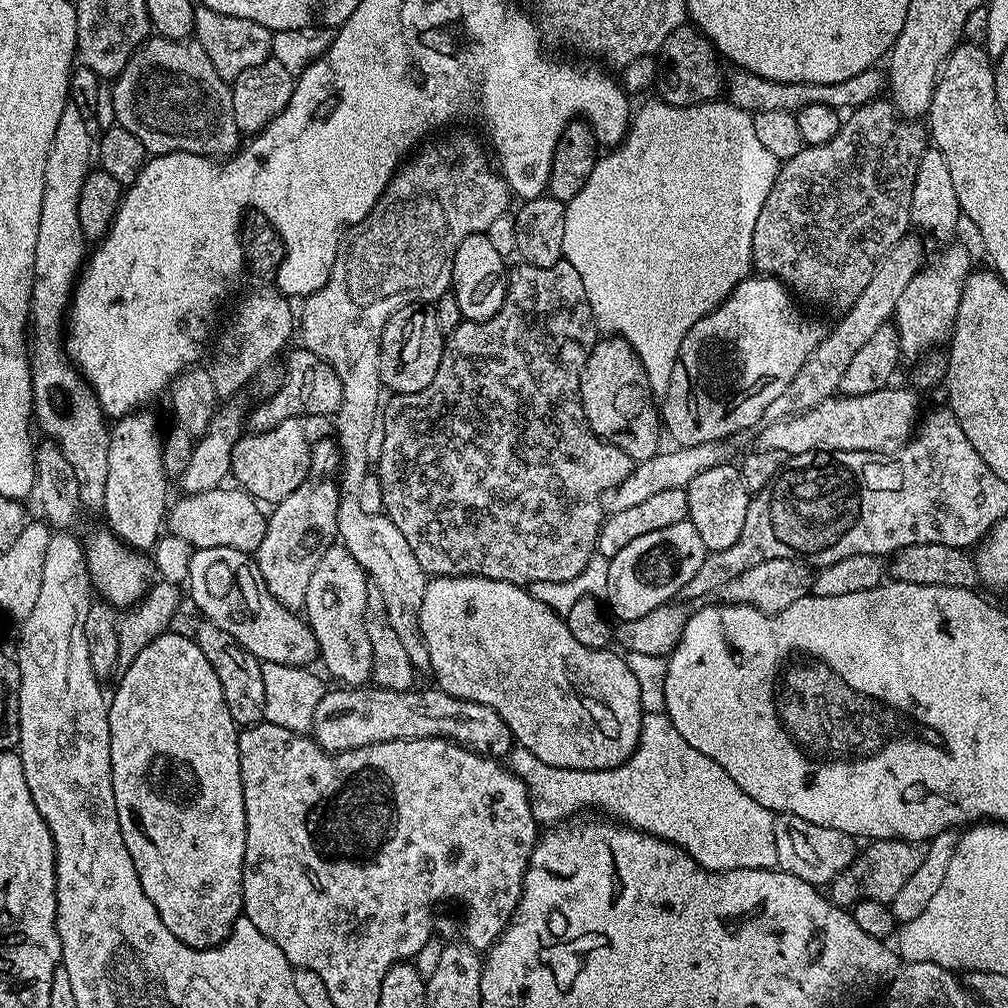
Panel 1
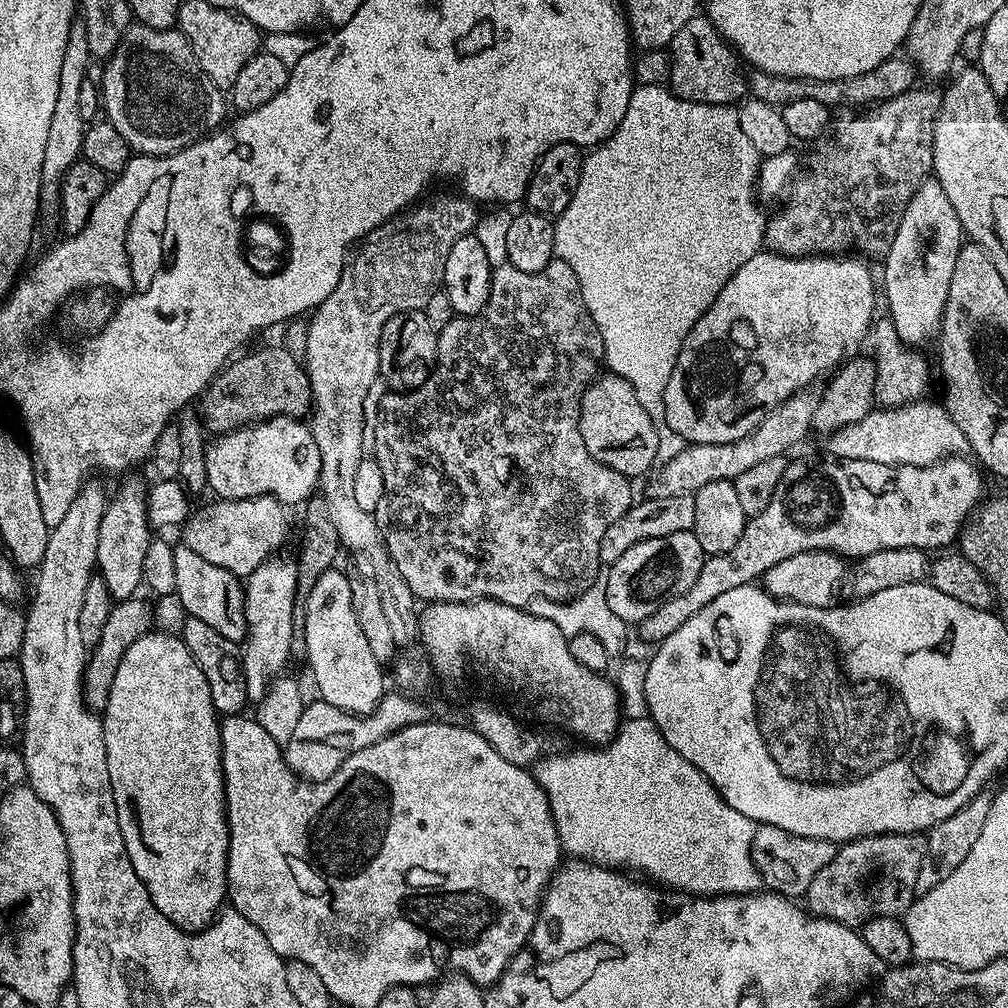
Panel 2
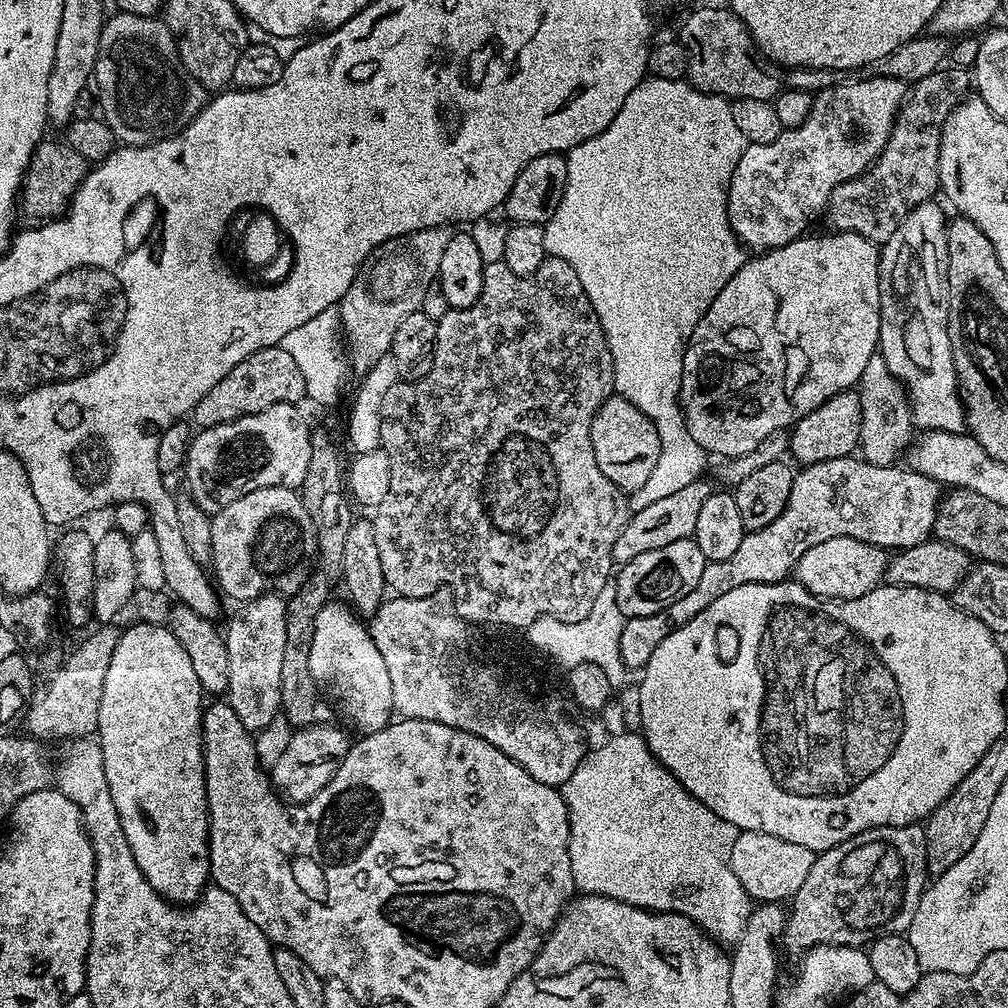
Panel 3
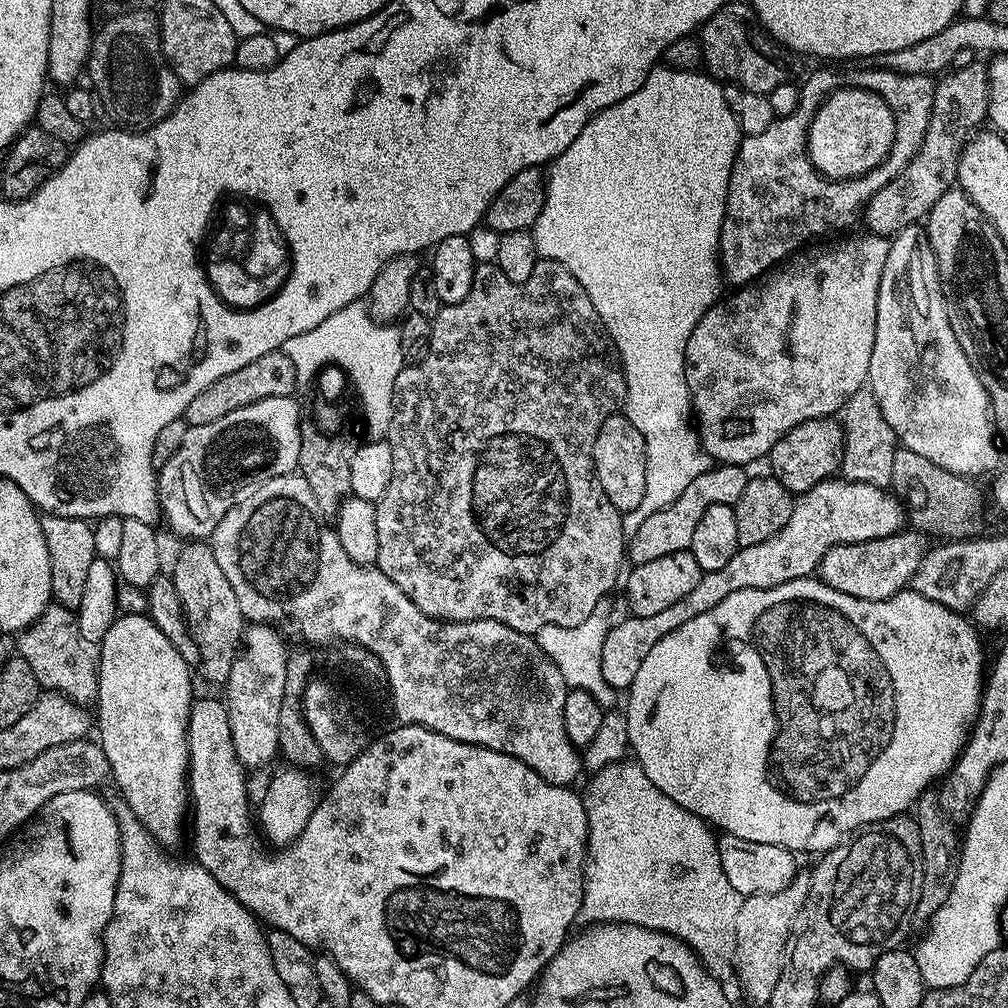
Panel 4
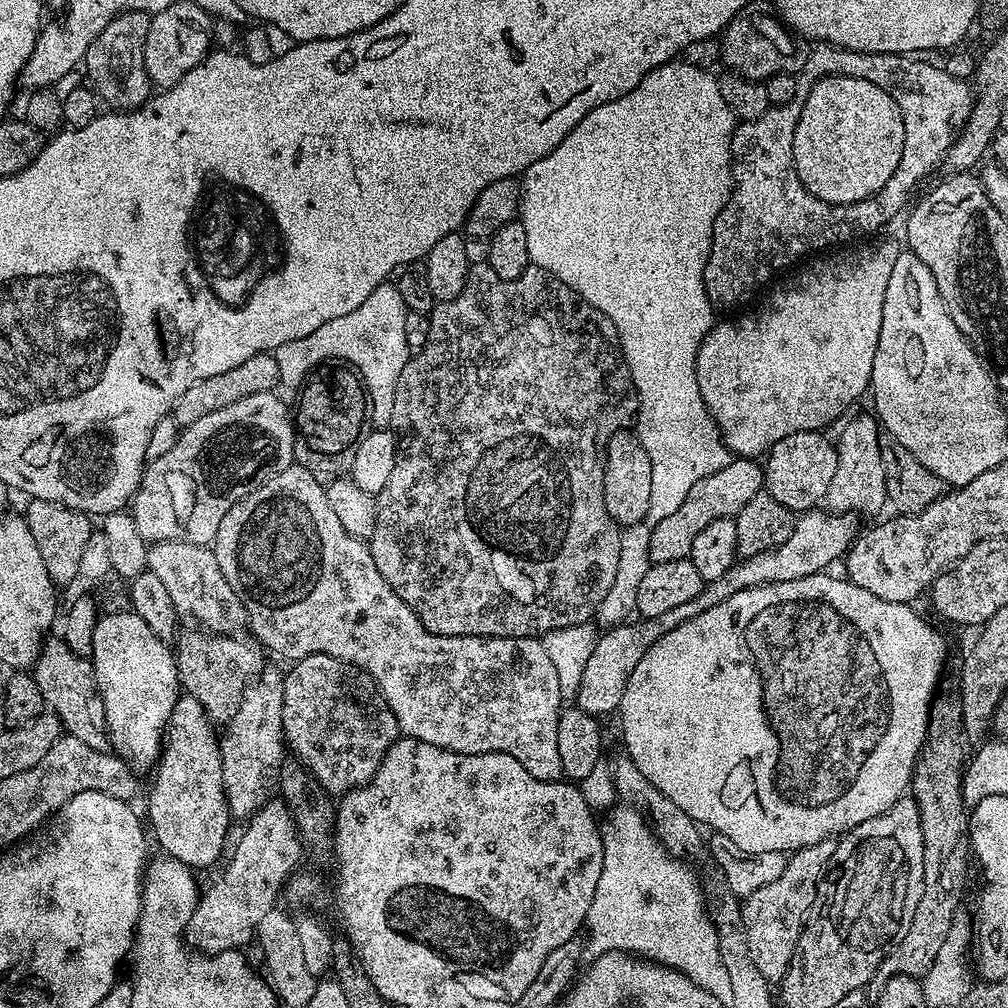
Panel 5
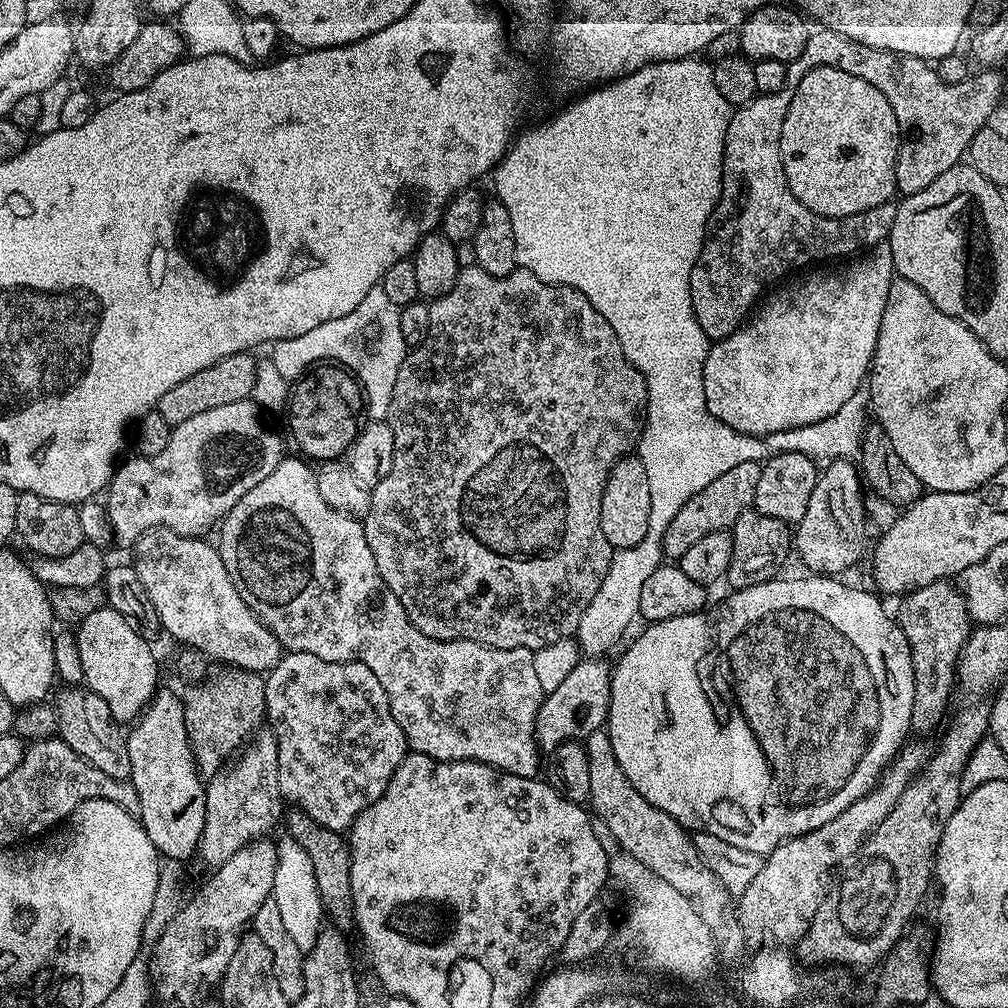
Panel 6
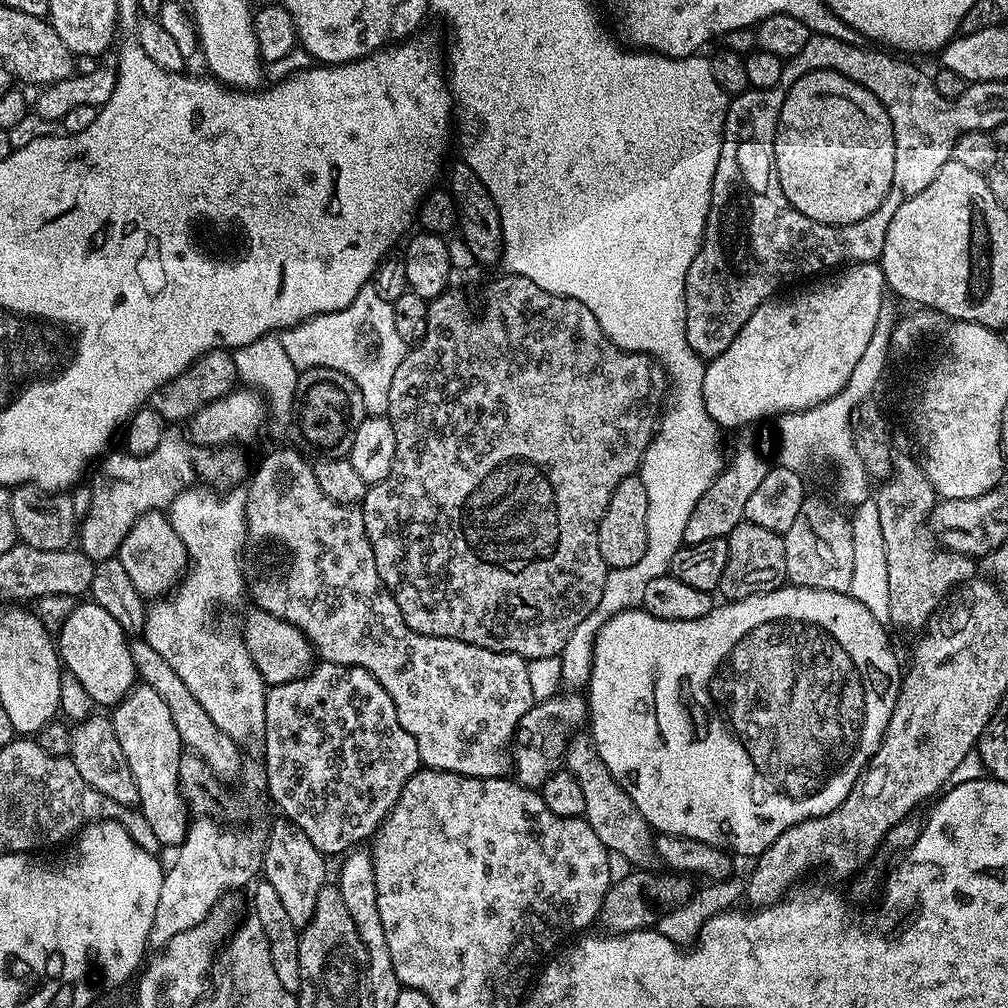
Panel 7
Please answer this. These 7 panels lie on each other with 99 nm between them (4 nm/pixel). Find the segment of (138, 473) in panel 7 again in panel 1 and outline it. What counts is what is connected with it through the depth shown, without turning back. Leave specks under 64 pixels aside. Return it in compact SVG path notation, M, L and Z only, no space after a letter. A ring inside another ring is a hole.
M299 416L298 418L286 418L286 422L274 426L274 430L245 434L240 437L240 440L232 451L231 479L239 487L245 489L248 495L257 502L265 502L264 500L275 502L287 496L292 496L294 490L298 490L298 486L302 486L302 482L308 478L314 446L319 440L325 439L329 435L329 432L329 417Z

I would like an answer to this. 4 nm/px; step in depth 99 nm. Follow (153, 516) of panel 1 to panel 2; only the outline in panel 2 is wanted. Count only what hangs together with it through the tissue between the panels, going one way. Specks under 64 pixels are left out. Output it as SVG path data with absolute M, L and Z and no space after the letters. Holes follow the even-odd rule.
M128 480L116 492L116 497L107 501L104 517L98 526L98 550L96 567L103 578L113 601L119 602L135 597L136 587L144 579L143 562L150 541L146 484L140 480Z

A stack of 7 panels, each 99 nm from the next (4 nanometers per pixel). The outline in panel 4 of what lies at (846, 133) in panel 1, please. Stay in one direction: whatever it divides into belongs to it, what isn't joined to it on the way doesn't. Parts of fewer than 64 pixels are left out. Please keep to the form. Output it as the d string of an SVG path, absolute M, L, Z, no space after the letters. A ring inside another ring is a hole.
M974 58L970 66L962 66L941 75L936 85L934 106L922 146L918 154L914 154L912 161L889 184L882 186L882 190L868 199L862 212L862 220L868 223L867 231L891 238L912 224L920 224L934 202L938 202L938 198L942 198L942 194L949 192L957 183L960 149L966 143L964 128L979 129L987 118L988 65L983 59Z

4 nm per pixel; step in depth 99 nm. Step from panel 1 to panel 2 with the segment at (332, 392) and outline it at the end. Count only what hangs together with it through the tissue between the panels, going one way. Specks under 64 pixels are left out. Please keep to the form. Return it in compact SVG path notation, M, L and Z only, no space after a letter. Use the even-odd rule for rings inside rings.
M283 346L237 355L209 384L198 400L198 411L209 433L223 434L275 416L304 418L312 410L312 383L297 353Z

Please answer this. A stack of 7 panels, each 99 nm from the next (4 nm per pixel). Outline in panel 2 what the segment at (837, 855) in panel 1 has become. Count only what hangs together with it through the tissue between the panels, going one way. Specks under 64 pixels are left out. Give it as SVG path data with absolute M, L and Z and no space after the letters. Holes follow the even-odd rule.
M762 824L757 827L752 843L752 861L756 863L765 889L789 898L800 898L807 893L810 882L814 882L814 874L818 874L818 870L822 870L822 866L827 866L830 858L834 858L836 849L837 845L831 840L802 838L778 826Z

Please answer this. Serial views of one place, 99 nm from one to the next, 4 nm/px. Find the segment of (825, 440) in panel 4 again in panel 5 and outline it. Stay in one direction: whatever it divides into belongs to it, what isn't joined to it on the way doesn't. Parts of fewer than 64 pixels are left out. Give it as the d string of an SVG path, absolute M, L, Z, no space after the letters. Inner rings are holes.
M819 431L790 434L768 449L762 467L764 488L768 495L774 498L774 502L789 508L793 514L799 514L815 509L823 501L834 478L836 449L833 441L828 441Z

